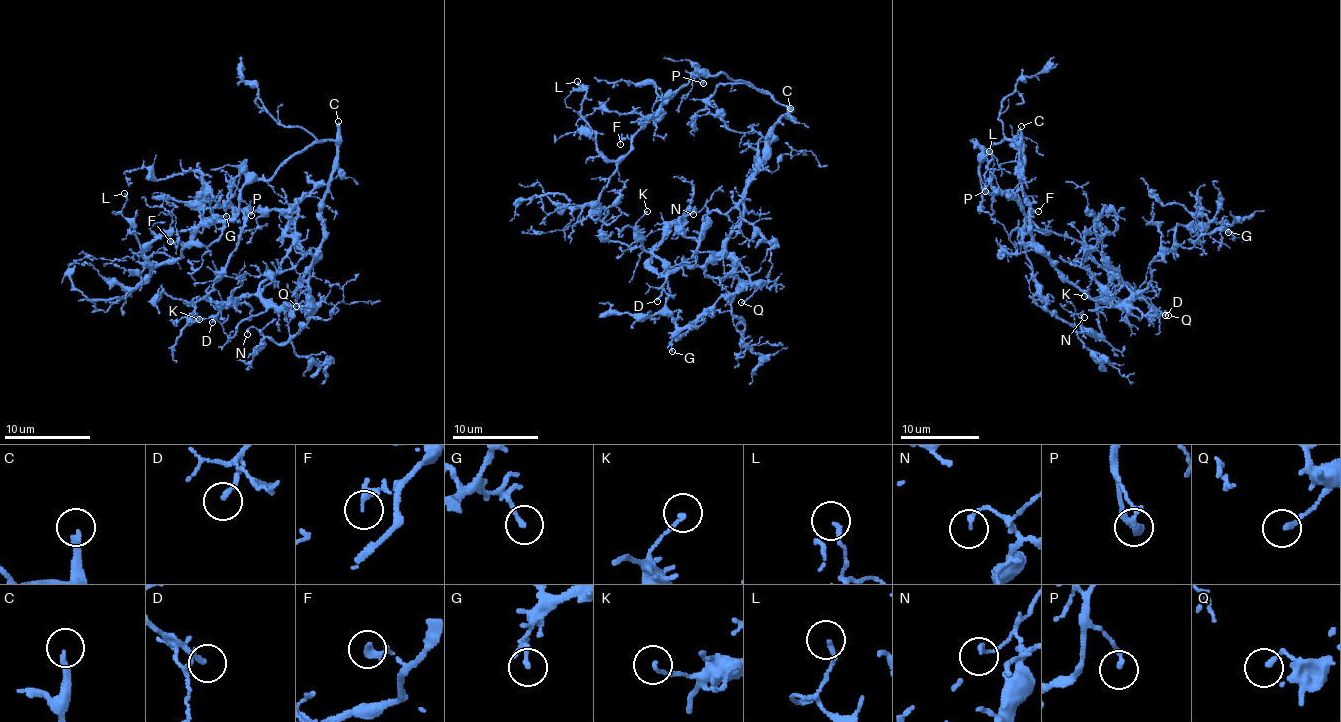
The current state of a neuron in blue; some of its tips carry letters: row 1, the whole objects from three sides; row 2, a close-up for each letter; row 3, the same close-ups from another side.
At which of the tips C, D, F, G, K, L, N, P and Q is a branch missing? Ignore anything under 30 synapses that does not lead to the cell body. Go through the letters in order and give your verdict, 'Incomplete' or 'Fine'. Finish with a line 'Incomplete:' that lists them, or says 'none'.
C: Incomplete
D: Fine
F: Fine
G: Fine
K: Fine
L: Fine
N: Fine
P: Fine
Q: Fine
Incomplete: C

